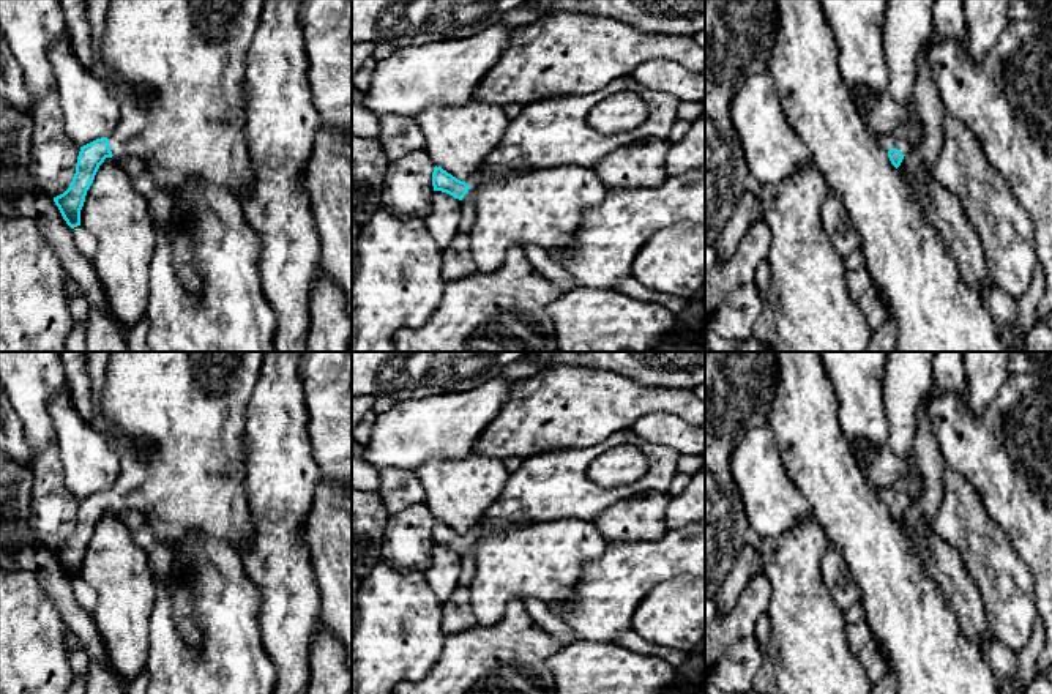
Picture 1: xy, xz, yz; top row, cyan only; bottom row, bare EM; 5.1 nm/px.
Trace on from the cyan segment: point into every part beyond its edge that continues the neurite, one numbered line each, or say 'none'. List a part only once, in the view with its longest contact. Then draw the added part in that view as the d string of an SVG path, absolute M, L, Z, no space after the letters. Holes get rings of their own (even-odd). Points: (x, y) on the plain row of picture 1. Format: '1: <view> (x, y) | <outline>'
1: yz (888, 494) | M875 487L875 494L877 494L877 498L886 506L891 502L899 503L902 508L905 508L912 503L912 497L905 491L897 491L893 487L885 487L885 489Z

